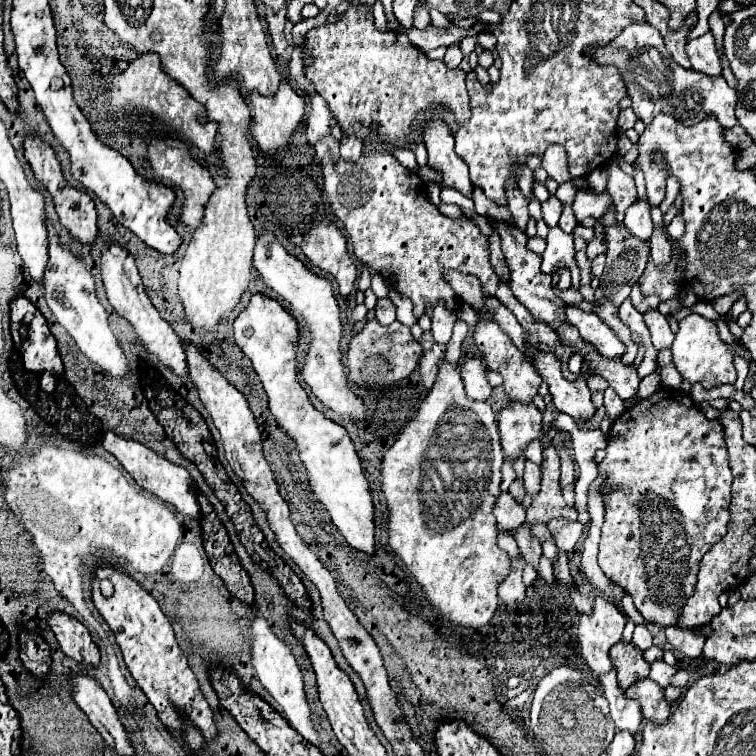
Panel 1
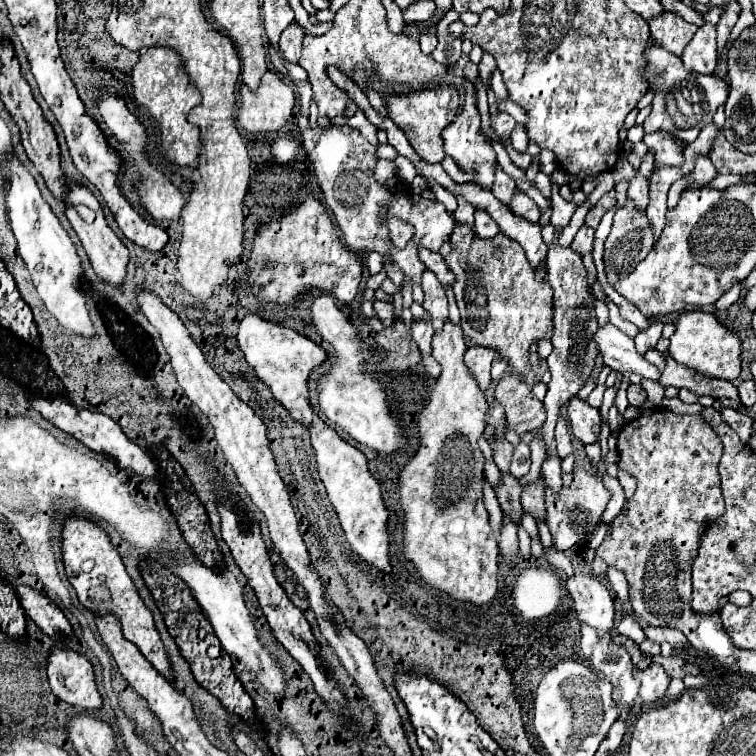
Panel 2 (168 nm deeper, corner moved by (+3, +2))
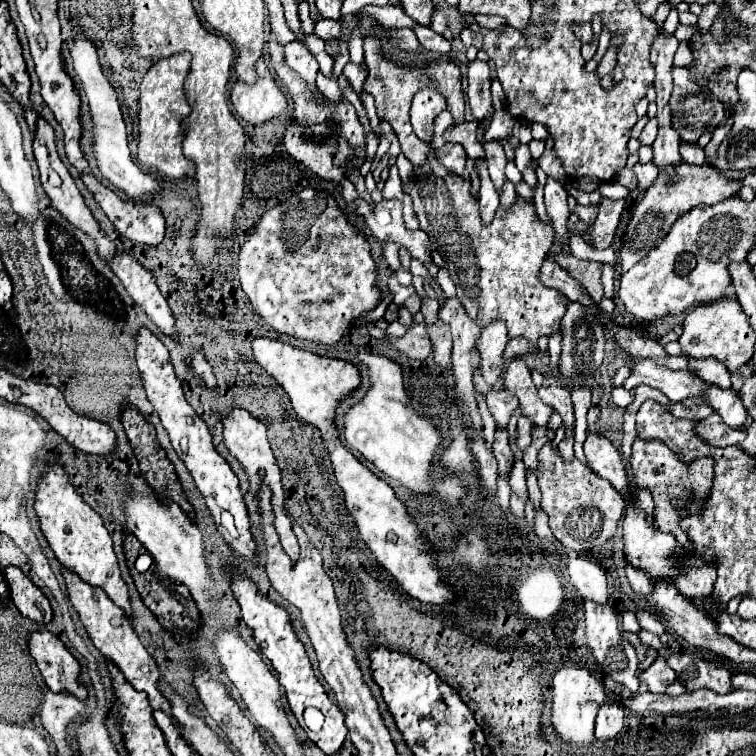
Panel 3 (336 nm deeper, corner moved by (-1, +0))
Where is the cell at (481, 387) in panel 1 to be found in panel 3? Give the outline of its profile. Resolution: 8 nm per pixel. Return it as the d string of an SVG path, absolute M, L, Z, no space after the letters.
M493 320L491 324L487 324L481 336L477 338L476 348L481 356L481 373L490 386L495 384L505 368L503 350L505 350L507 340L509 340L507 326L501 320Z

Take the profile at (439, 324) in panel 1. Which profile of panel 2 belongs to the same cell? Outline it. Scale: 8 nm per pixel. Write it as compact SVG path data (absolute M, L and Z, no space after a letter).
M425 270L421 286L423 286L423 292L425 292L423 308L431 314L433 328L437 332L441 332L443 324L447 320L447 314L449 314L449 304L447 304L445 288L441 286L441 282L437 282L437 278L431 274L431 270Z

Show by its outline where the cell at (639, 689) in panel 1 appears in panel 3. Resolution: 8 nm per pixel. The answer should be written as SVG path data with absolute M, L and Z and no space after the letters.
M661 656L639 676L641 684L645 684L645 688L649 692L665 692L665 688L669 684L673 684L675 678L677 678L677 674L667 666L665 658L661 658Z

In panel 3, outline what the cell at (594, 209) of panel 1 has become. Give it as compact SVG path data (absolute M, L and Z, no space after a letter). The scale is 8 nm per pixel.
M609 198L601 200L597 220L591 228L591 246L593 248L603 250L613 244L613 236L617 232L623 210L625 210L623 200L609 200Z

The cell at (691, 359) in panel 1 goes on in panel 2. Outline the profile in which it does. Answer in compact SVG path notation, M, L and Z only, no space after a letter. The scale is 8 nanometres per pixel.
M703 310L683 312L675 326L677 330L671 336L671 346L669 346L669 356L673 360L709 378L723 378L733 382L739 376L741 340L733 332L729 332L729 328L723 326L713 312L703 312Z

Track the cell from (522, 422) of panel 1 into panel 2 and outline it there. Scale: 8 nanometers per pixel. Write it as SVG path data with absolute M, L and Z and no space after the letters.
M507 372L499 380L495 388L495 400L505 410L507 428L515 430L517 434L537 432L545 422L543 402L539 402L533 396L531 386L527 386L523 378L517 378L513 372Z

